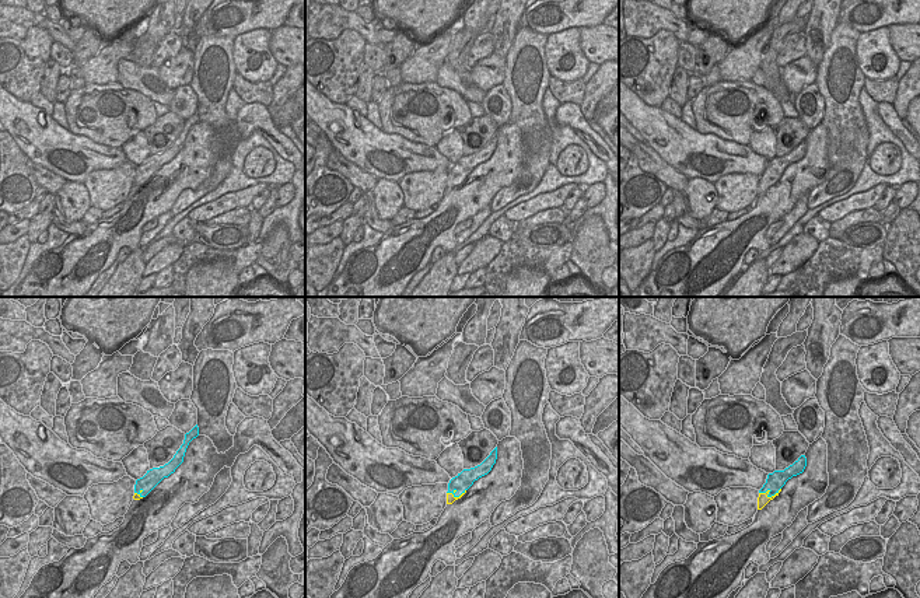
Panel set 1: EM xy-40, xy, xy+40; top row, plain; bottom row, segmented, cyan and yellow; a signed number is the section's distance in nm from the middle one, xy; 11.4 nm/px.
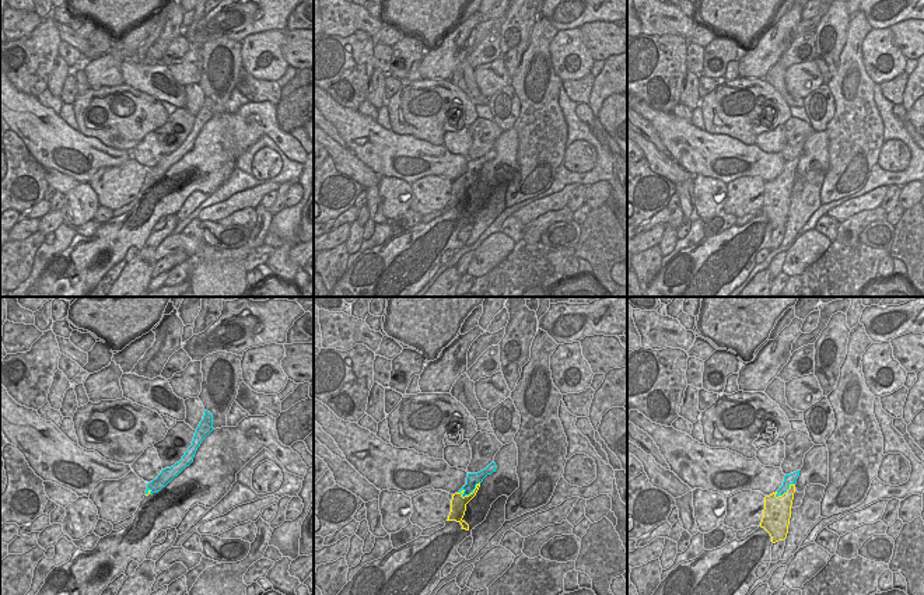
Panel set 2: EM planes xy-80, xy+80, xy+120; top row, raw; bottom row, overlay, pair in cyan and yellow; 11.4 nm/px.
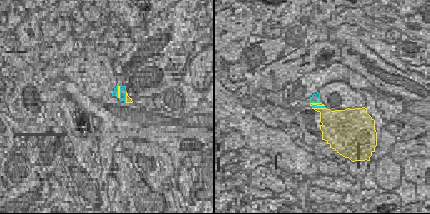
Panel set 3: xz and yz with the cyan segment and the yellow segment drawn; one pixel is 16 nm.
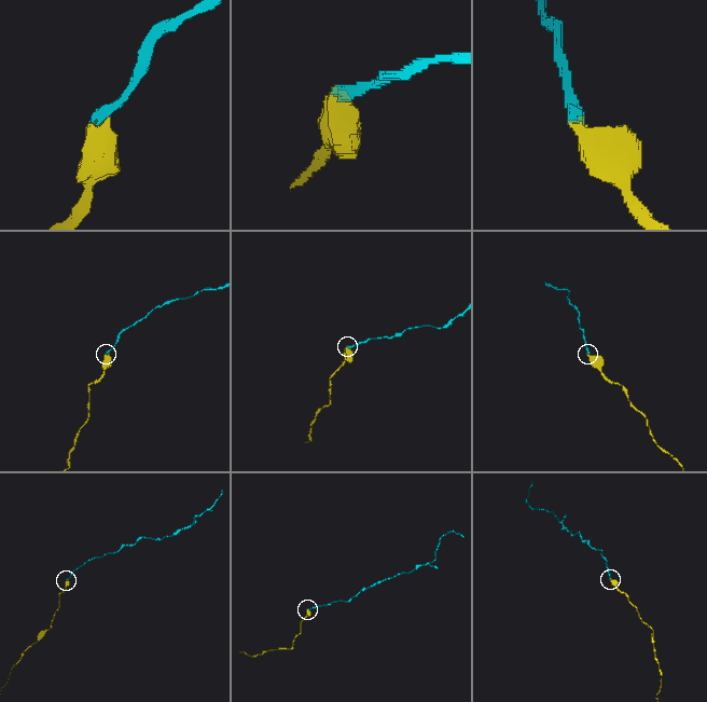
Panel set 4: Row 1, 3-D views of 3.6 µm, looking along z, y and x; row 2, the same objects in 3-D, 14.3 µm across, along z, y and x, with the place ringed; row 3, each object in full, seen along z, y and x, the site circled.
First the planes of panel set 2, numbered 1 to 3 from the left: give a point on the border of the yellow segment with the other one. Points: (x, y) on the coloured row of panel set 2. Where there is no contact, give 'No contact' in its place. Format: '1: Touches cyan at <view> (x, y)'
1: Touches cyan at xy-80 (147, 492)
2: Touches cyan at xy+80 (469, 493)
3: Touches cyan at xy+120 (784, 492).

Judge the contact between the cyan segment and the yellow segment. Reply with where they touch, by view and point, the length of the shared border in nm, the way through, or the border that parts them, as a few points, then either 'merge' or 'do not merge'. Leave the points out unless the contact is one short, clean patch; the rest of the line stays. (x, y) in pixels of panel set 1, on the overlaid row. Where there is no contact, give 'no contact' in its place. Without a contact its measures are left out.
meets cyan in xy+40 at (769, 496); contact 260 nm long; border along xy+40 (780, 488), (770, 496), (759, 493); do not merge

